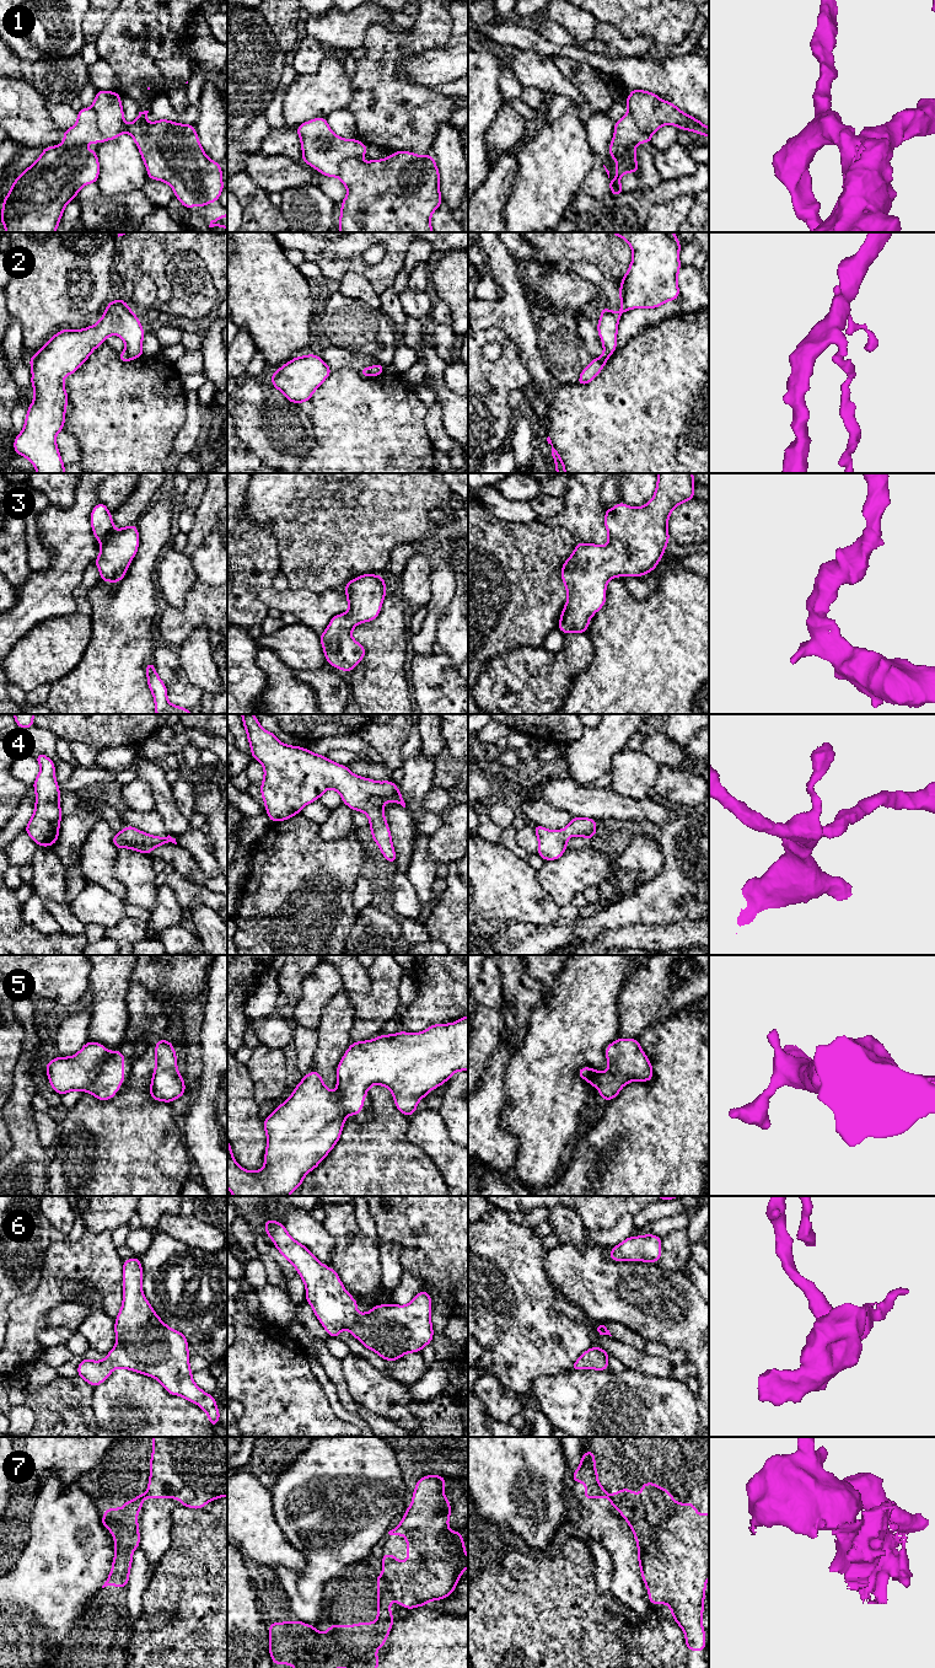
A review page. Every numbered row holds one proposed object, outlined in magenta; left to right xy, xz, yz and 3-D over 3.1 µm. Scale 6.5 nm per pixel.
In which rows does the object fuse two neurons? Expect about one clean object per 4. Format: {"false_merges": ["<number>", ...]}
{"false_merges": ["1", "2", "7"]}

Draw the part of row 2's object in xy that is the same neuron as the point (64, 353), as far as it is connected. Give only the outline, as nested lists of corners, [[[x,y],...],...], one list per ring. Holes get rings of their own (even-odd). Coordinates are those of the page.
[[[122,299],[112,300],[96,325],[59,331],[29,358],[34,398],[28,406],[23,430],[12,445],[17,455],[33,463],[37,473],[65,473],[55,441],[66,417],[64,377],[74,374],[111,334],[124,340],[131,360],[143,355],[145,331]]]

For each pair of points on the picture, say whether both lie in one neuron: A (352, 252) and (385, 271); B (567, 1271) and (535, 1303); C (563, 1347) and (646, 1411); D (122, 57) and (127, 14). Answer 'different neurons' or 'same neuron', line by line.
A: same neuron
B: different neurons
C: different neurons
D: same neuron

